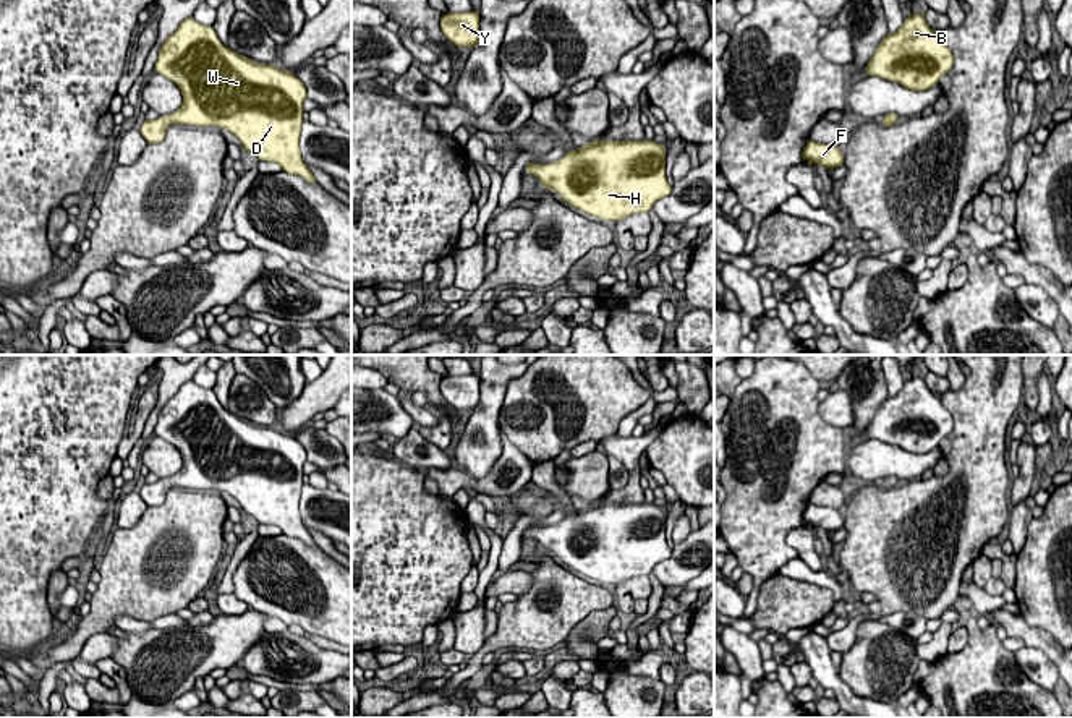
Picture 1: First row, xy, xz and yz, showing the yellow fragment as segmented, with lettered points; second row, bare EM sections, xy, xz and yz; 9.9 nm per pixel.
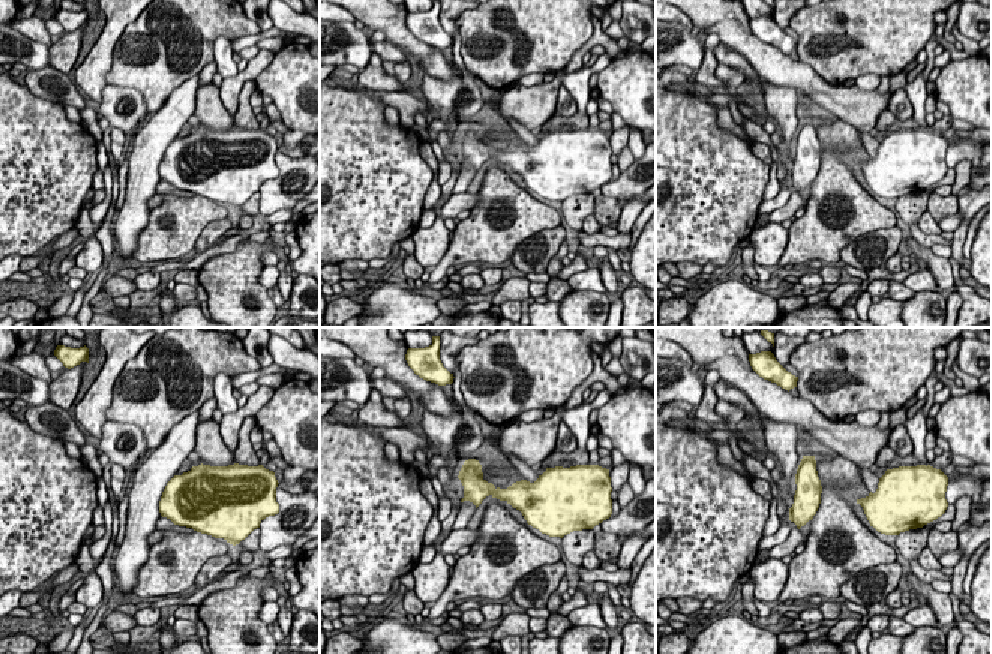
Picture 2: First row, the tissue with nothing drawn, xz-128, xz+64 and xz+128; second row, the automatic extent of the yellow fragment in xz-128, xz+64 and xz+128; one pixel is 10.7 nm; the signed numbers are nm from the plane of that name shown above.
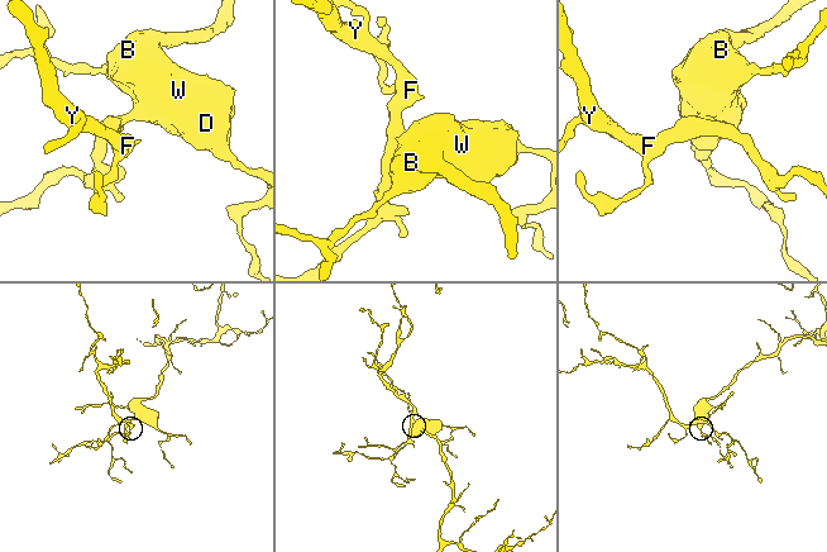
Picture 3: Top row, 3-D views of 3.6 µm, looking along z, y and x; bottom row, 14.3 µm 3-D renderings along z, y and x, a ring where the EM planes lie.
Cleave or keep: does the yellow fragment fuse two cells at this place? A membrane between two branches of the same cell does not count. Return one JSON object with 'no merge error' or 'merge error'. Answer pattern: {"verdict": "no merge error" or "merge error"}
{"verdict": "no merge error"}

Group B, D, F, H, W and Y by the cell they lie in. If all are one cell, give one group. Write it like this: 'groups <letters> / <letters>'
groups B D F H W Y

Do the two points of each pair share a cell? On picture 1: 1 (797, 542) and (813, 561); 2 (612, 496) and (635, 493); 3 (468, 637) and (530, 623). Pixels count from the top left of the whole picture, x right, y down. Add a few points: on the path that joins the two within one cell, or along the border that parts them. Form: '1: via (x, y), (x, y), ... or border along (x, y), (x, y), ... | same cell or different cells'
1: via (802, 547), (808, 556) | same cell
2: via (617, 496), (630, 495) | same cell
3: border along (484, 641), (473, 655) | different cells

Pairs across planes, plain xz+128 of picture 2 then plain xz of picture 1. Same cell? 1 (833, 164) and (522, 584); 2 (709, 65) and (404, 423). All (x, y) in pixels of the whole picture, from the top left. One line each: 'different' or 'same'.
1: different
2: different

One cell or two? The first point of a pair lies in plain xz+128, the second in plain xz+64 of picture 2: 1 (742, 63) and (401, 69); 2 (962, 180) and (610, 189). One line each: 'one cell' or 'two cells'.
1: two cells
2: two cells

